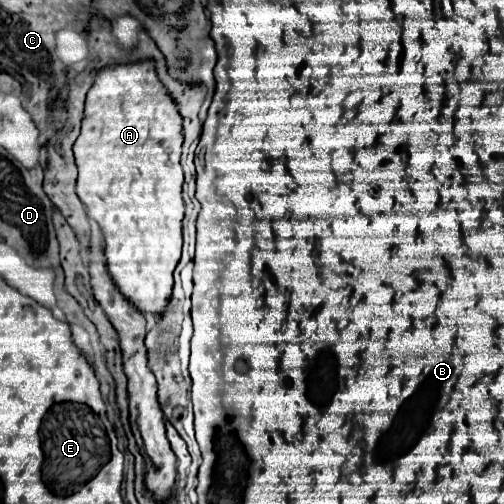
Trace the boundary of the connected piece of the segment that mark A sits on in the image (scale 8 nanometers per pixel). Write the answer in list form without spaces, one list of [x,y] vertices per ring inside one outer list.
[[[150,60],[138,62],[138,64],[122,64],[122,66],[108,66],[106,70],[100,70],[94,86],[88,92],[86,98],[86,108],[84,108],[84,122],[82,122],[82,132],[74,144],[74,154],[76,154],[76,164],[80,170],[78,176],[78,198],[86,206],[86,216],[90,220],[96,220],[98,228],[102,230],[104,236],[104,262],[108,268],[108,274],[120,294],[132,302],[142,314],[154,314],[156,318],[164,314],[168,300],[172,296],[172,272],[180,260],[180,250],[182,250],[182,218],[184,218],[184,200],[182,200],[182,184],[184,184],[184,174],[180,166],[180,148],[182,148],[182,116],[178,114],[176,102],[168,96],[166,88],[156,76],[154,64]]]

